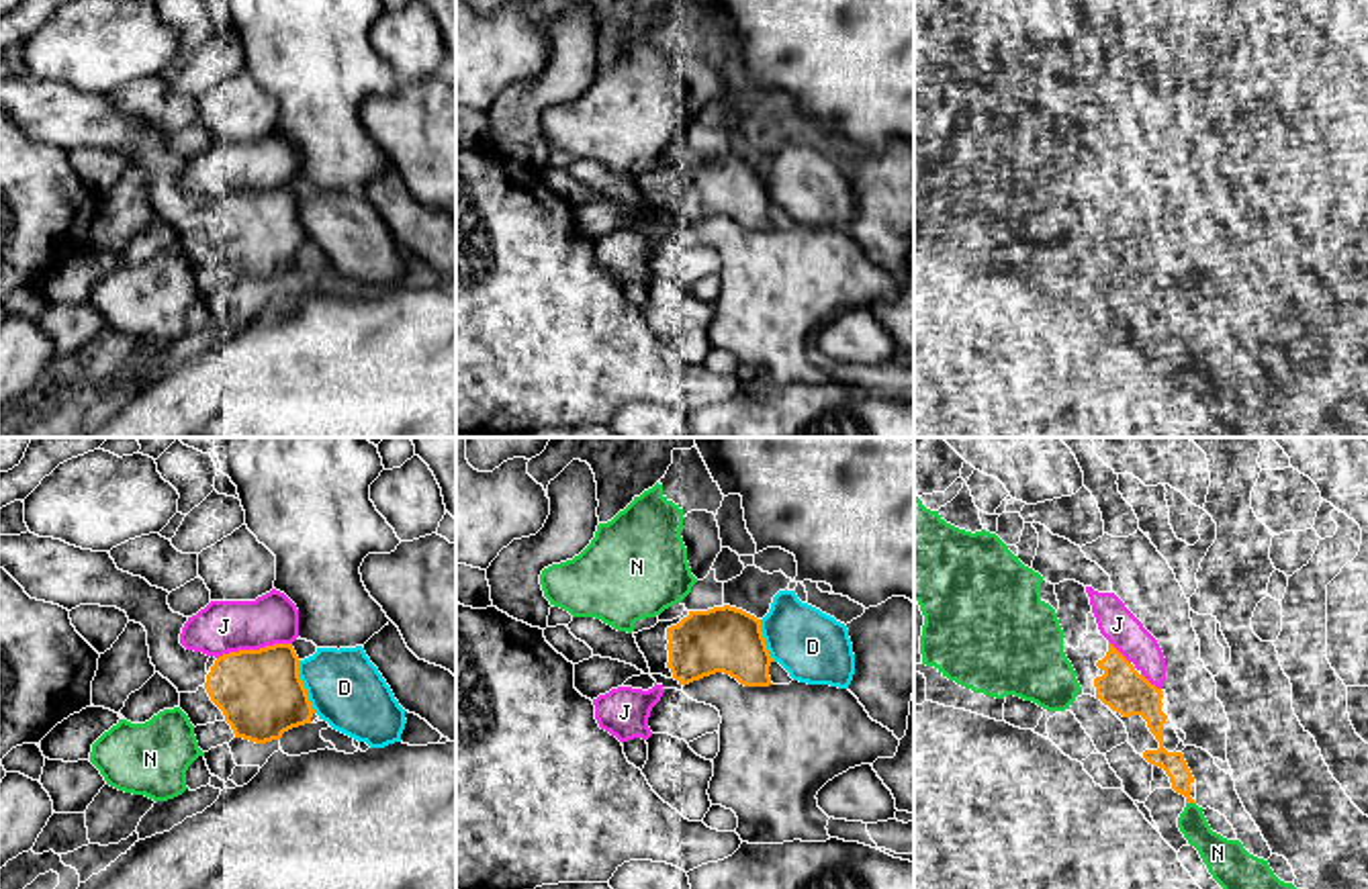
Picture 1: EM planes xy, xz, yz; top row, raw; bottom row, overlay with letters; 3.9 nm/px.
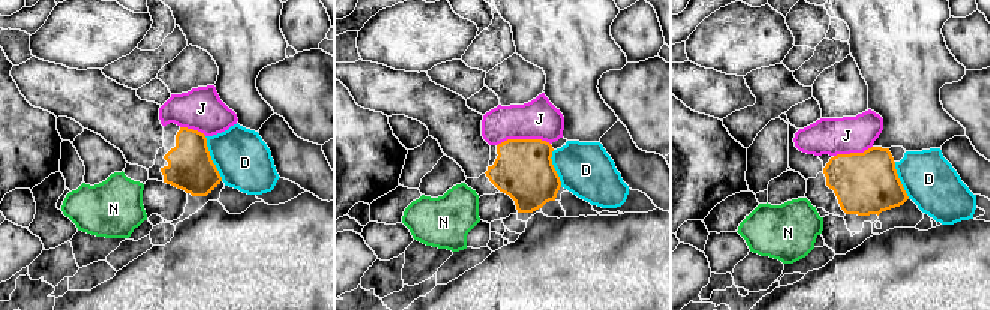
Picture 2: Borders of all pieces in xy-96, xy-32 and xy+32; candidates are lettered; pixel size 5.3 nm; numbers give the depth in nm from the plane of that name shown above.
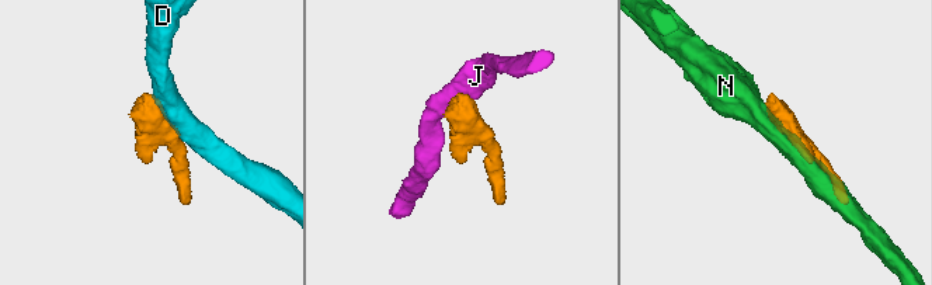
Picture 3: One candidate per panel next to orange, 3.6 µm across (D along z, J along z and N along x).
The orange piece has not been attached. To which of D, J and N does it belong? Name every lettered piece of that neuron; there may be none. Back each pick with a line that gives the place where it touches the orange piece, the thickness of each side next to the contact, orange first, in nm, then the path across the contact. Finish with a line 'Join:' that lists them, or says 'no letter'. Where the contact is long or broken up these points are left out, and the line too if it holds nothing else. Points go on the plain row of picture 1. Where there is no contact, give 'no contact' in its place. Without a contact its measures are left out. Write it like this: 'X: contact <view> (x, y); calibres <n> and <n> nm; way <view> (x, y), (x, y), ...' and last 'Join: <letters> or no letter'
Join: no letter

